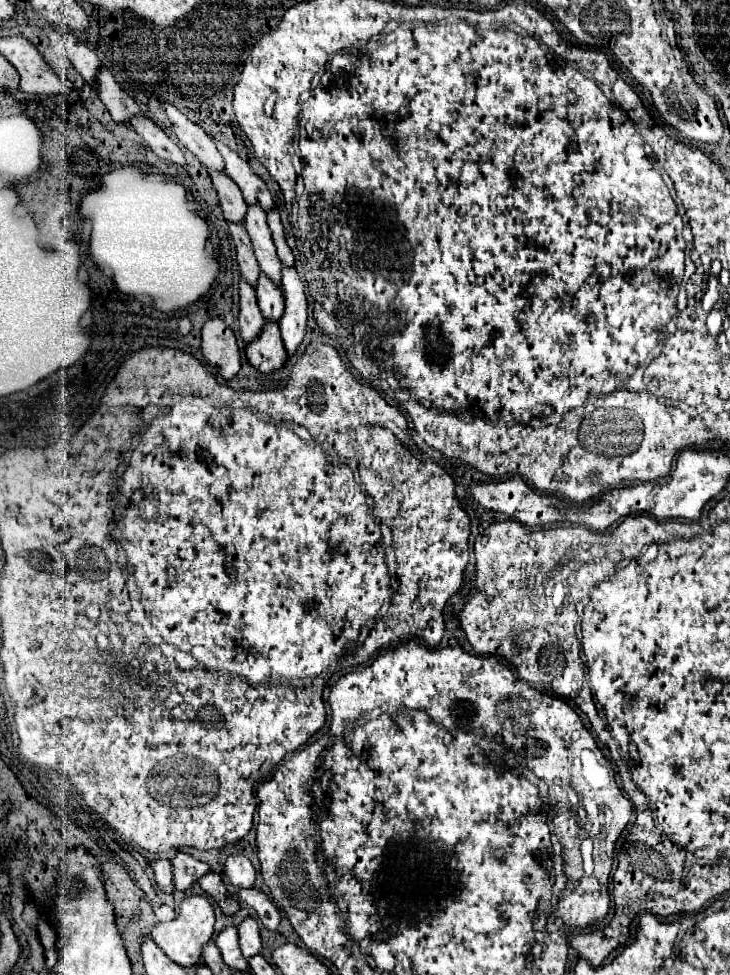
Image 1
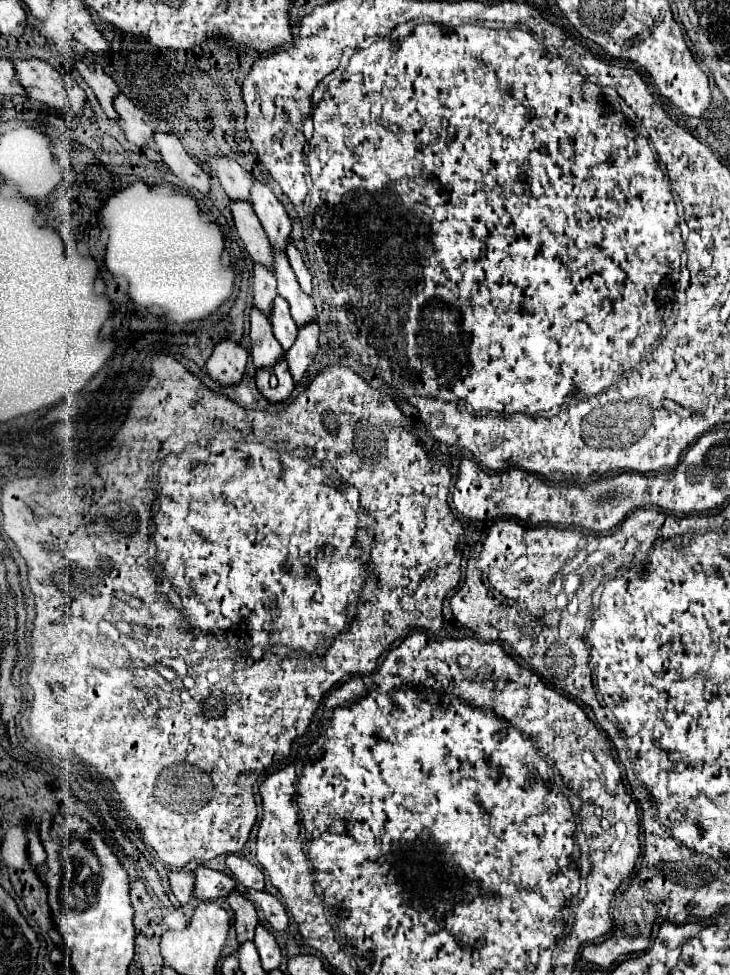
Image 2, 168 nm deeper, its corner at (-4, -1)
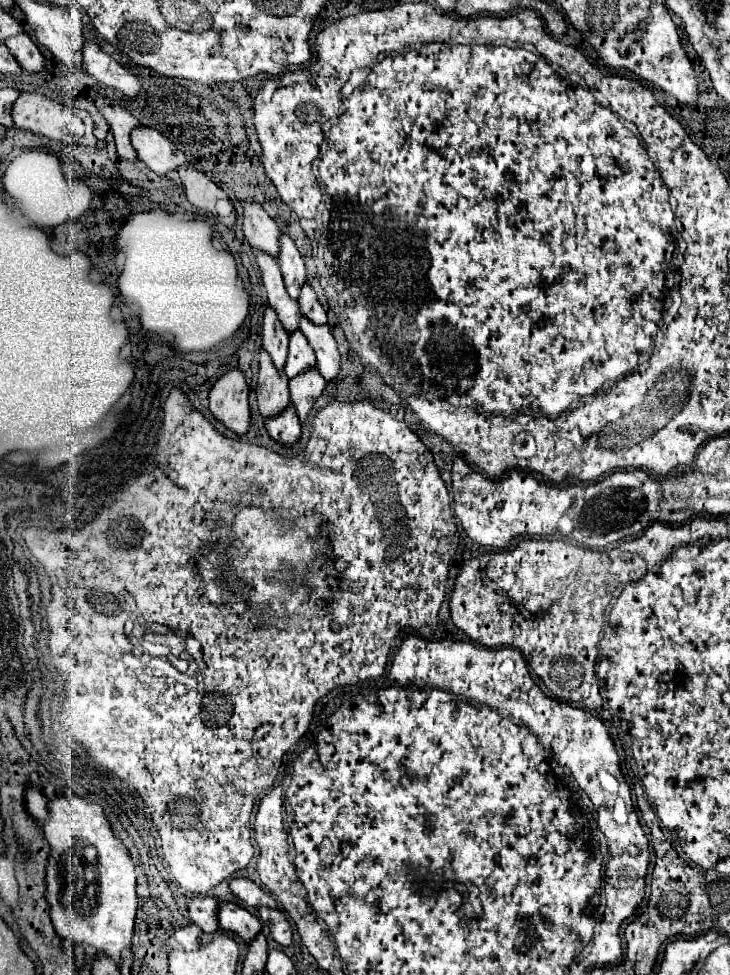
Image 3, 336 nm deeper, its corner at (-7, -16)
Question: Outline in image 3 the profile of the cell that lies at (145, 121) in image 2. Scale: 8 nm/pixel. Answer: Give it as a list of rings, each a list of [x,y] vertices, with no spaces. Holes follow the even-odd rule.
[[[138,128],[132,132],[132,144],[136,144],[140,160],[156,174],[166,176],[180,166],[190,166],[186,156],[154,128]]]

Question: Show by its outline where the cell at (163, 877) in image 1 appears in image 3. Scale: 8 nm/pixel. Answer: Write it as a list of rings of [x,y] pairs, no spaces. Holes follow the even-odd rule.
[[[202,896],[202,898],[190,898],[188,900],[188,912],[192,922],[196,922],[204,932],[216,934],[220,930],[218,926],[218,900],[212,896]]]

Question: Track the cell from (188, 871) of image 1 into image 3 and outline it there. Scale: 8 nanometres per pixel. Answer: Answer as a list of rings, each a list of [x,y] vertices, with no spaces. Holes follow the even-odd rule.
[[[220,902],[218,920],[220,920],[222,930],[238,934],[246,944],[250,944],[262,932],[262,924],[258,922],[258,918],[238,904]]]

